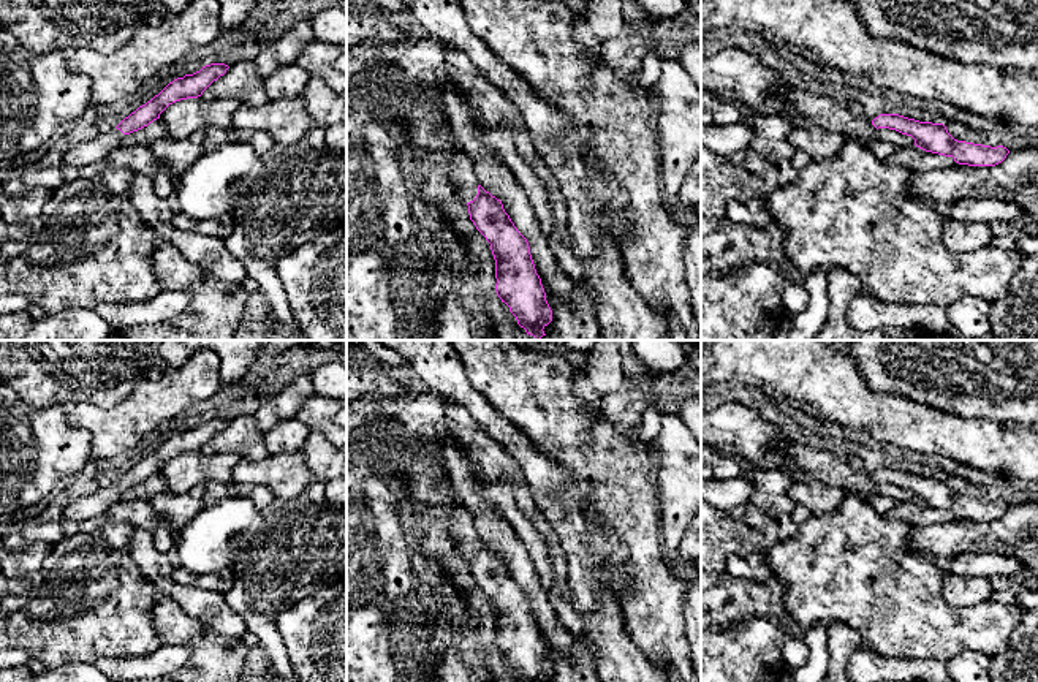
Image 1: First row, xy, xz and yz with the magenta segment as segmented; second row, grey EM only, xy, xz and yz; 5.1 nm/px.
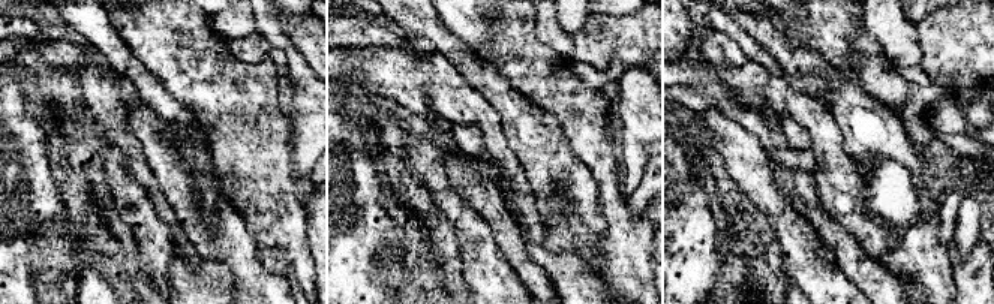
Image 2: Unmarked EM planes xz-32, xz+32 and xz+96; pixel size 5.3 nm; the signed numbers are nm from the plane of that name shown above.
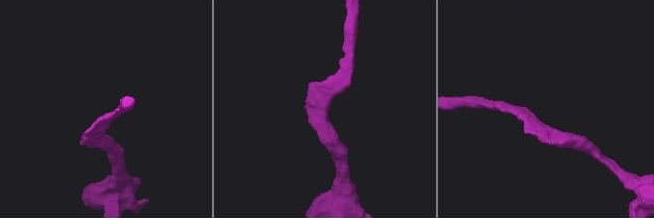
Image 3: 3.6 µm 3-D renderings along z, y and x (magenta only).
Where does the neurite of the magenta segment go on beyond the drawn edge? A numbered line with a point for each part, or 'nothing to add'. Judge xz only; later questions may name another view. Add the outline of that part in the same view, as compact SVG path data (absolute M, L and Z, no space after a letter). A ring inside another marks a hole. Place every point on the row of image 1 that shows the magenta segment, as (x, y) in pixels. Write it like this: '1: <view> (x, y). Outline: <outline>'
1: xz (462, 174). Outline: M462 152L451 157L448 179L453 182L456 195L459 195L465 203L473 201L478 195L475 168L476 163Z

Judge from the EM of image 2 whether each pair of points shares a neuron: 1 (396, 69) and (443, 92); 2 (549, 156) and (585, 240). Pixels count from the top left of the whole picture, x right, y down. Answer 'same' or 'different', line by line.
1: same
2: same

